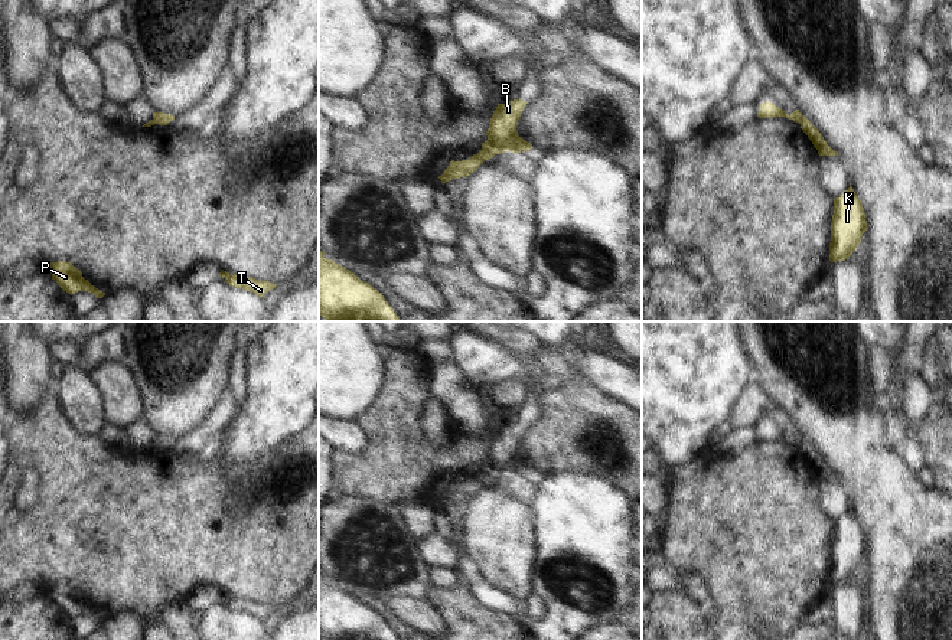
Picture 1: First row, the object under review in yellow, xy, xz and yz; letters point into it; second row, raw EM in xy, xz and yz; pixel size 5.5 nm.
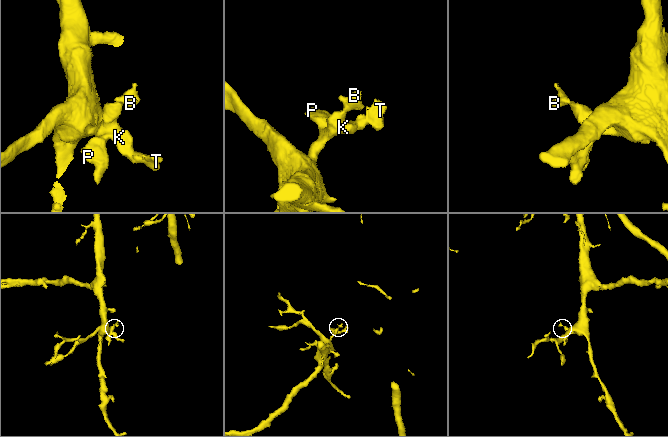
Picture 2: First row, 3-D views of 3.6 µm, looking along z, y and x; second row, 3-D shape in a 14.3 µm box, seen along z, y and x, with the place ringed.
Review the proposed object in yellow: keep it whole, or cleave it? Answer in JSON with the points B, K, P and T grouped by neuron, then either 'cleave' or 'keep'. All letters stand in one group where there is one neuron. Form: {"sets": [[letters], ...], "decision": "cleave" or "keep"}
{"sets": [["B"], ["K", "P", "T"]], "decision": "cleave"}

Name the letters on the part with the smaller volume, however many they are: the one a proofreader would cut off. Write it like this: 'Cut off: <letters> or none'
Cut off: B

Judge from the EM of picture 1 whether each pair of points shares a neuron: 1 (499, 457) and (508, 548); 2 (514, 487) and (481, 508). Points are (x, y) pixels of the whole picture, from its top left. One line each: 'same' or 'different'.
1: different
2: different

